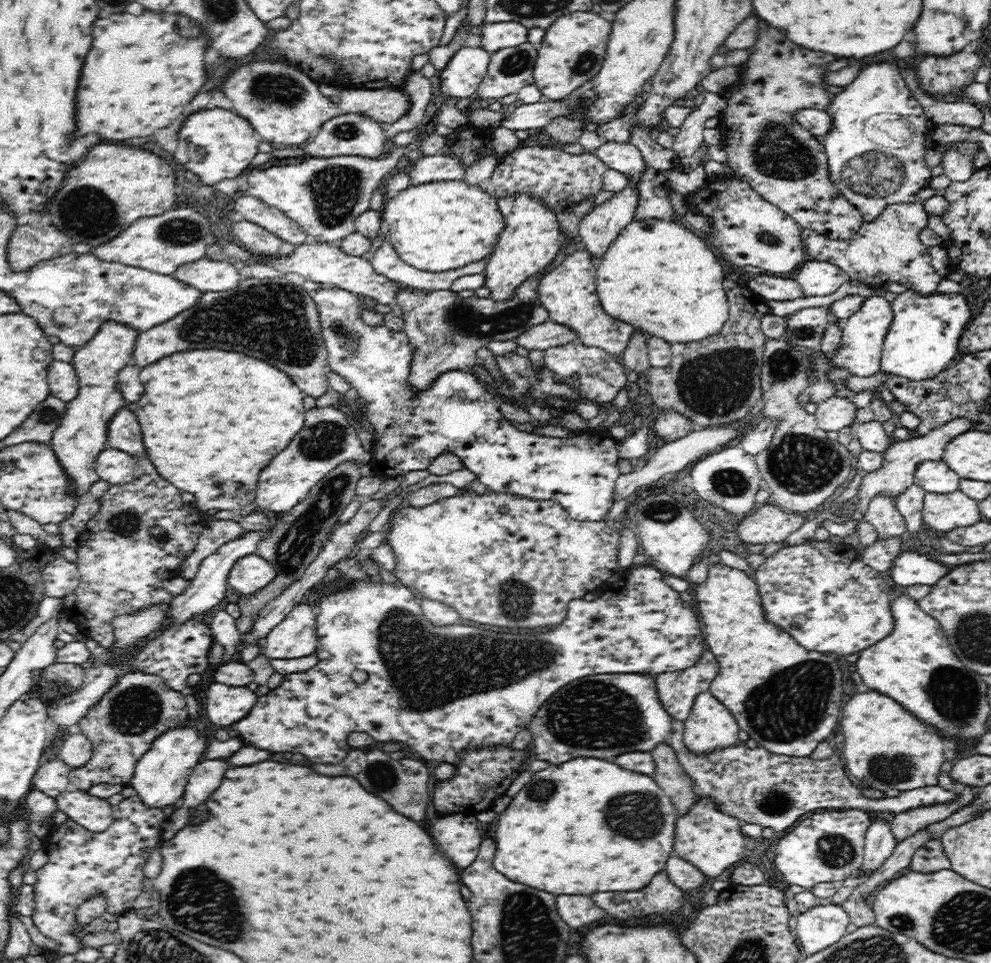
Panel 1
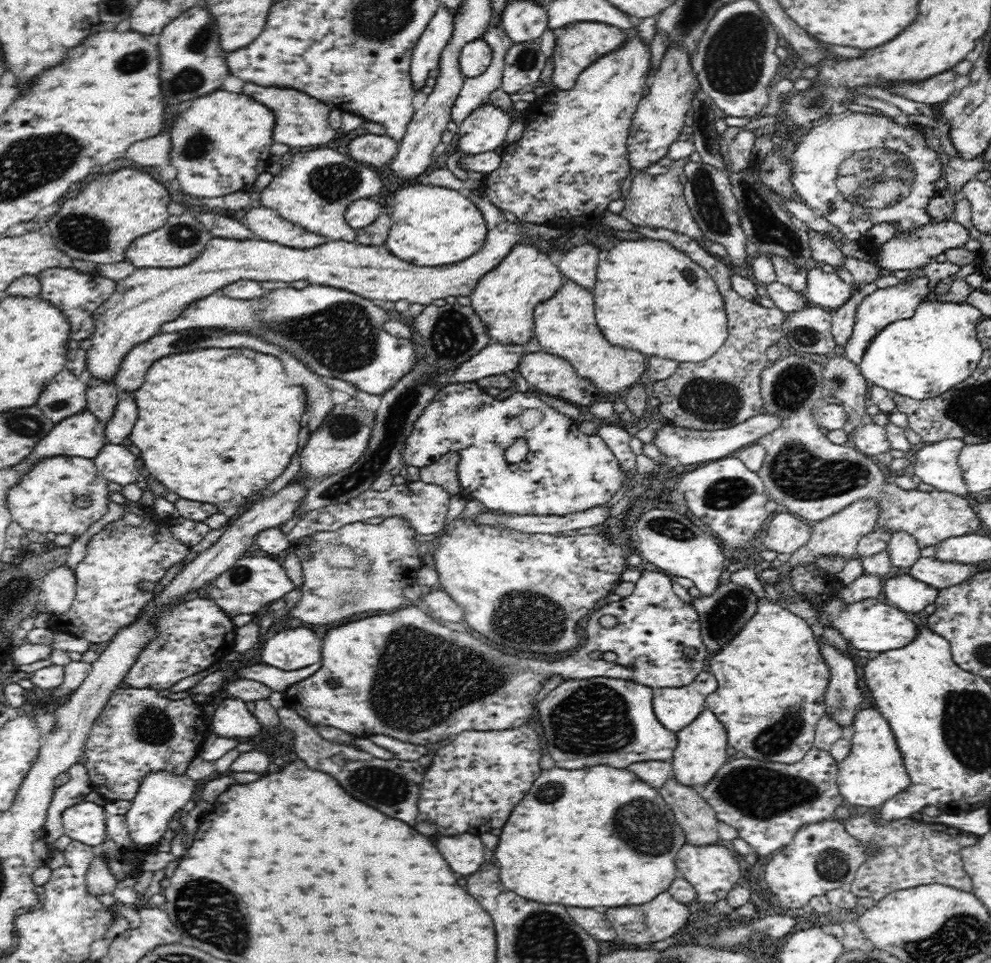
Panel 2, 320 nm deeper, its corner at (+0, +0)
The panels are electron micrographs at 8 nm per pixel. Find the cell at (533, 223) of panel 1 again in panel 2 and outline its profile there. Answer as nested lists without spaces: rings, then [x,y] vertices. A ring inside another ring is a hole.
[[[516,245],[494,270],[478,281],[469,296],[470,307],[480,317],[490,342],[525,345],[535,336],[536,305],[551,299],[566,281],[550,255],[542,253],[536,246]]]

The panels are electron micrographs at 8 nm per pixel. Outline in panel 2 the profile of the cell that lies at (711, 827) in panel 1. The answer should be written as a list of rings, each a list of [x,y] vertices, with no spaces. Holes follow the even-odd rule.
[[[687,842],[676,855],[675,861],[678,876],[686,879],[694,887],[698,900],[708,904],[726,899],[728,892],[734,888],[734,884],[743,881],[738,861],[724,846],[692,846]]]

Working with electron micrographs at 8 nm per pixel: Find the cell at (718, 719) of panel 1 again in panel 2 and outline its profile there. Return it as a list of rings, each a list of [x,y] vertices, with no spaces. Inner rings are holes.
[[[705,709],[696,720],[677,732],[677,745],[670,760],[674,778],[684,786],[703,788],[716,776],[720,767],[731,759],[726,750],[728,739],[724,725],[710,710]]]

